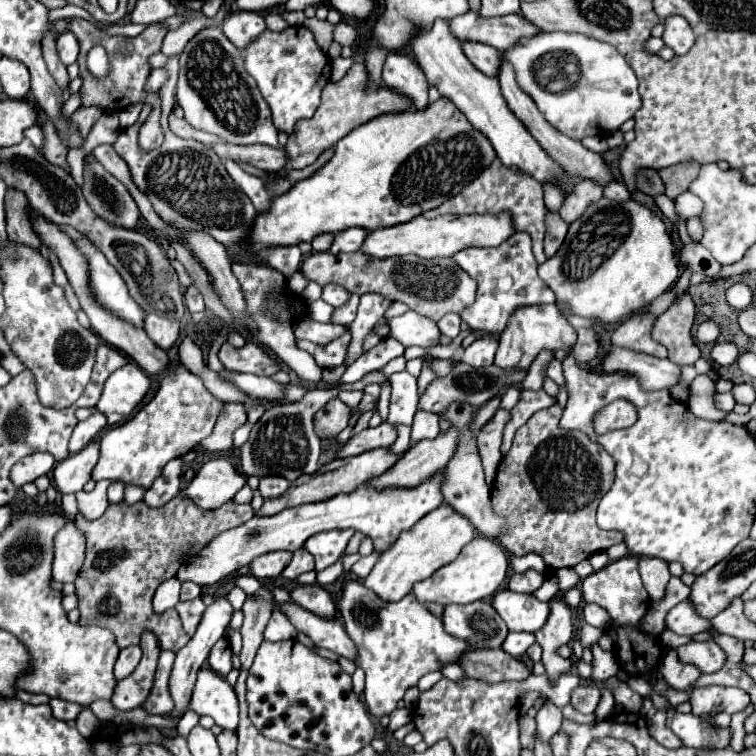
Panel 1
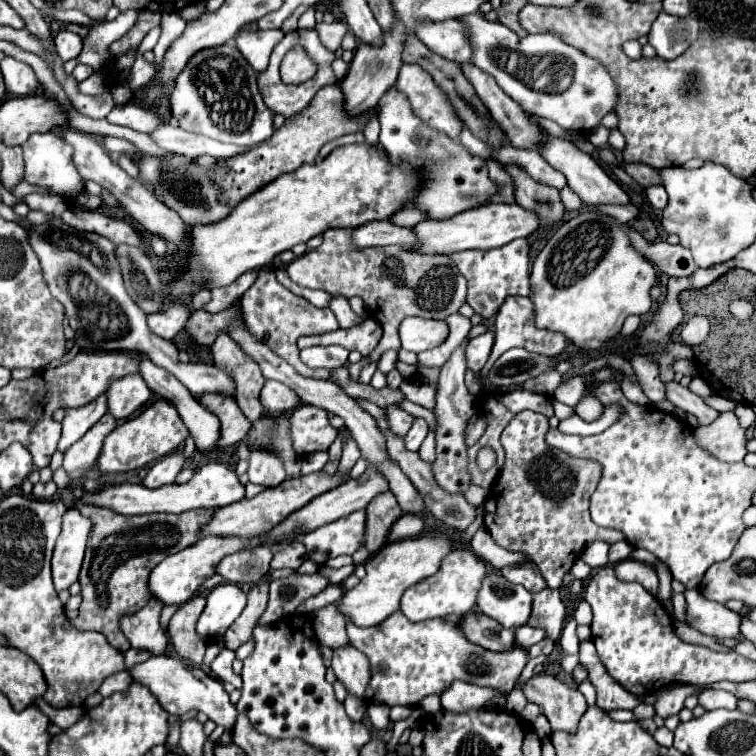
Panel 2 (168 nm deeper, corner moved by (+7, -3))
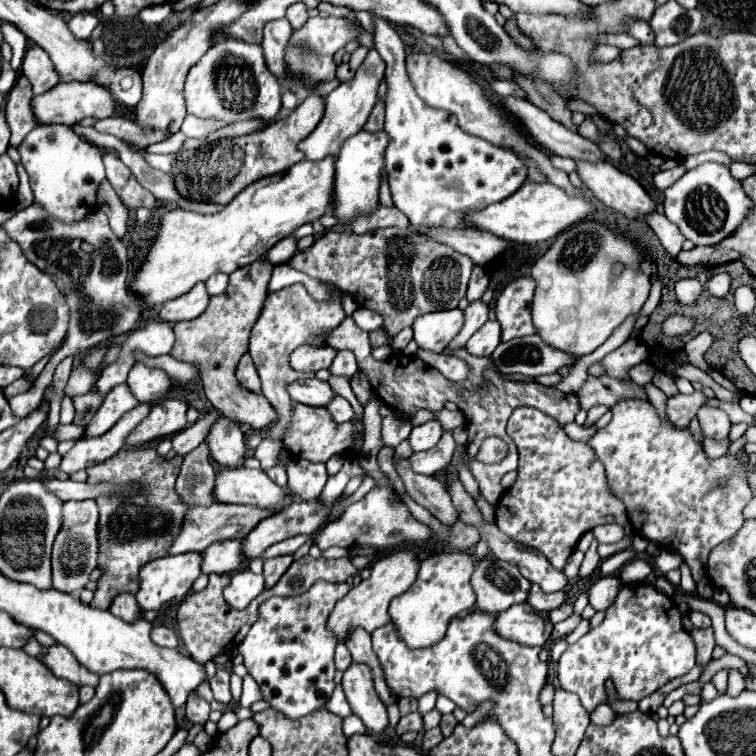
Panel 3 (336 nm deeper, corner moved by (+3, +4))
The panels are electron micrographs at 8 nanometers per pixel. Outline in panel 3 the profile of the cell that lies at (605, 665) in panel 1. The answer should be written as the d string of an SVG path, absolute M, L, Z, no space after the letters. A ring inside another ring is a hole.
M602 704L602 706L598 706L592 714L590 714L590 718L592 718L592 724L596 724L596 726L608 726L612 720L616 720L616 712L612 712L612 708L610 706L606 706L606 704Z

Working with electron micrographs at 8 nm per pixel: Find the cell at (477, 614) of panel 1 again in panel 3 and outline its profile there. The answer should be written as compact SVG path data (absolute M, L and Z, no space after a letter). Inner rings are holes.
M528 602L516 604L496 618L496 632L506 638L514 640L518 644L526 646L544 646L548 642L548 636L552 634L552 622L548 620L548 612L536 612Z

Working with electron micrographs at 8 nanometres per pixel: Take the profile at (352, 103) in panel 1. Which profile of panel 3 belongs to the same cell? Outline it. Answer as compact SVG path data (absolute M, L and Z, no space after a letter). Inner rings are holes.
M308 94L308 98L286 118L276 120L258 132L236 138L222 138L194 150L180 150L178 160L170 170L178 194L194 202L214 202L226 206L252 182L286 172L288 168L304 160L302 152L298 150L298 142L304 140L318 126L322 114L324 98Z

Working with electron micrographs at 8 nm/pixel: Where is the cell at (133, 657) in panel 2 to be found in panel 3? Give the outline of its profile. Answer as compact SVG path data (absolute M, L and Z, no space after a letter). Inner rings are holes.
M154 626L152 628L152 642L164 648L178 648L180 646L180 638L176 634L174 628L166 628L166 626Z

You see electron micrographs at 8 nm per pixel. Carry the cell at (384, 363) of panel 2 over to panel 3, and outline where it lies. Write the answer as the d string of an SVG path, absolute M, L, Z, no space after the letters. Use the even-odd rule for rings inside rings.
M404 328L402 332L398 332L394 338L392 338L392 346L396 352L400 352L402 348L406 348L406 344L412 340L412 328Z

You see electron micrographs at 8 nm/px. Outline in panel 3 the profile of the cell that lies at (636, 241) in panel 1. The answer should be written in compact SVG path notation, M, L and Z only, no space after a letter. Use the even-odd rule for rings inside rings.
M584 220L580 224L570 226L562 234L556 236L550 250L536 260L532 266L530 276L536 280L536 294L532 302L532 322L536 328L536 336L540 336L548 346L568 352L576 358L592 354L598 346L602 346L612 332L632 314L638 314L644 302L650 294L650 278L638 270L642 256L634 248L632 242L628 242L624 236L614 234L604 224L590 220ZM614 262L622 262L626 270L612 280L612 266Z

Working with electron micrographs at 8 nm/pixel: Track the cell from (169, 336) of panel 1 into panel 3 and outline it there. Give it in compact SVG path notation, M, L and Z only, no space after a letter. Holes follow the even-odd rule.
M200 282L188 294L166 302L160 310L160 320L170 322L170 324L176 324L182 320L194 320L206 310L208 300L210 296L206 292L206 284Z

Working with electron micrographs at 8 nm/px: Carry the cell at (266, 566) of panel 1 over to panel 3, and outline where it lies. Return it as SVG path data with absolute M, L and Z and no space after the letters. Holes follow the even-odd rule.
M224 540L224 542L216 542L210 544L210 548L206 548L202 552L202 572L204 574L224 574L224 572L234 572L240 570L244 566L248 566L246 562L242 562L242 542L240 540Z

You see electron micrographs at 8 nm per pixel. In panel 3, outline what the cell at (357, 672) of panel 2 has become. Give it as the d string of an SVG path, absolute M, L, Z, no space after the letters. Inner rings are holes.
M352 662L344 672L342 688L352 714L356 714L372 734L380 734L388 728L386 706L374 690L374 678L366 664Z

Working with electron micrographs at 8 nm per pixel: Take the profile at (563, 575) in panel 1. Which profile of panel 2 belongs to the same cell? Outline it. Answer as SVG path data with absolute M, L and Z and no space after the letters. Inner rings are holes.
M546 587L544 591L534 595L532 615L528 619L530 627L544 629L548 639L558 641L560 633L562 633L562 627L564 627L564 617L566 617L566 609L564 609L564 603L560 599L558 589L548 589Z

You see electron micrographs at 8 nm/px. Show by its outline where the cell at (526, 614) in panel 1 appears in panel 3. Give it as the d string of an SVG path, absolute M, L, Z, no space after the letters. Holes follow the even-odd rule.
M486 556L474 568L470 580L476 606L488 614L500 614L512 604L522 604L528 598L530 582L510 562Z

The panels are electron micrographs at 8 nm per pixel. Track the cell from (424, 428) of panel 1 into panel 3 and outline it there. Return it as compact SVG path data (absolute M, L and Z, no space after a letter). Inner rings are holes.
M426 422L422 426L414 426L410 436L408 436L408 442L410 442L410 448L412 452L420 452L420 450L430 450L438 444L440 436L442 436L442 426L440 422Z

